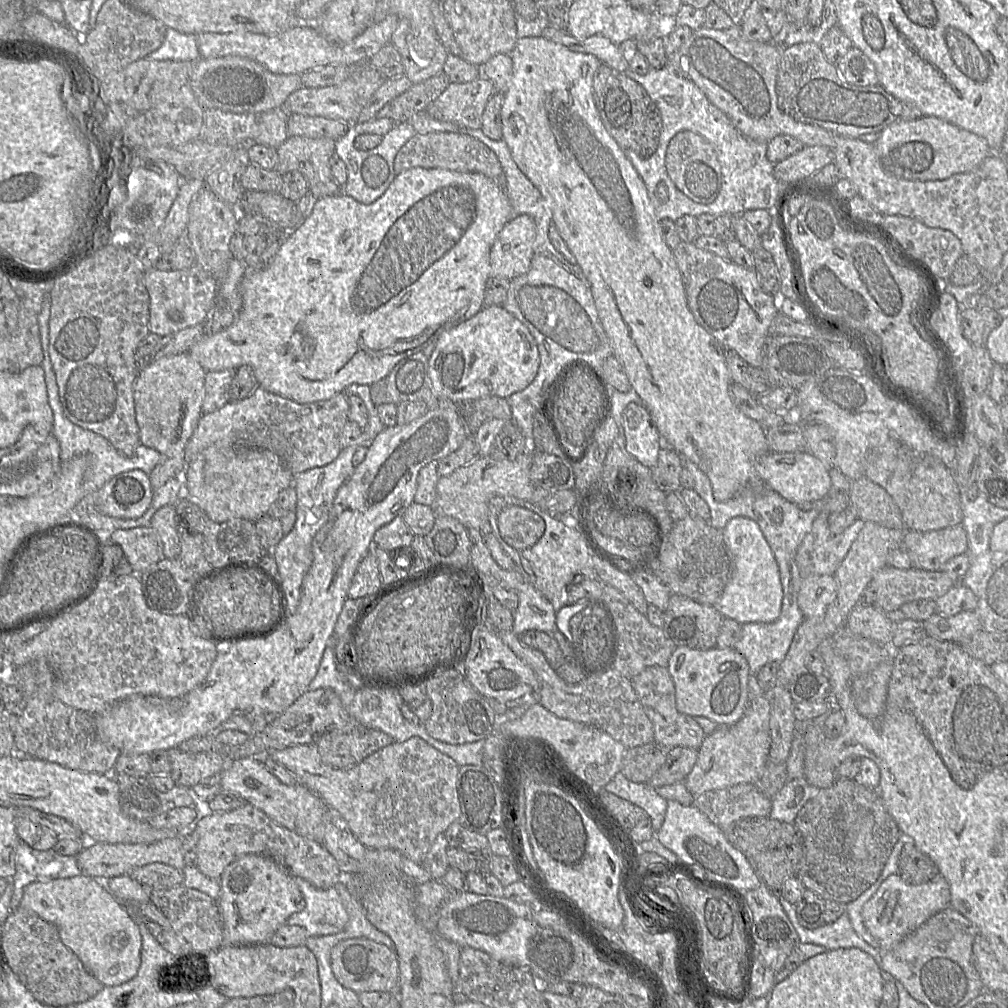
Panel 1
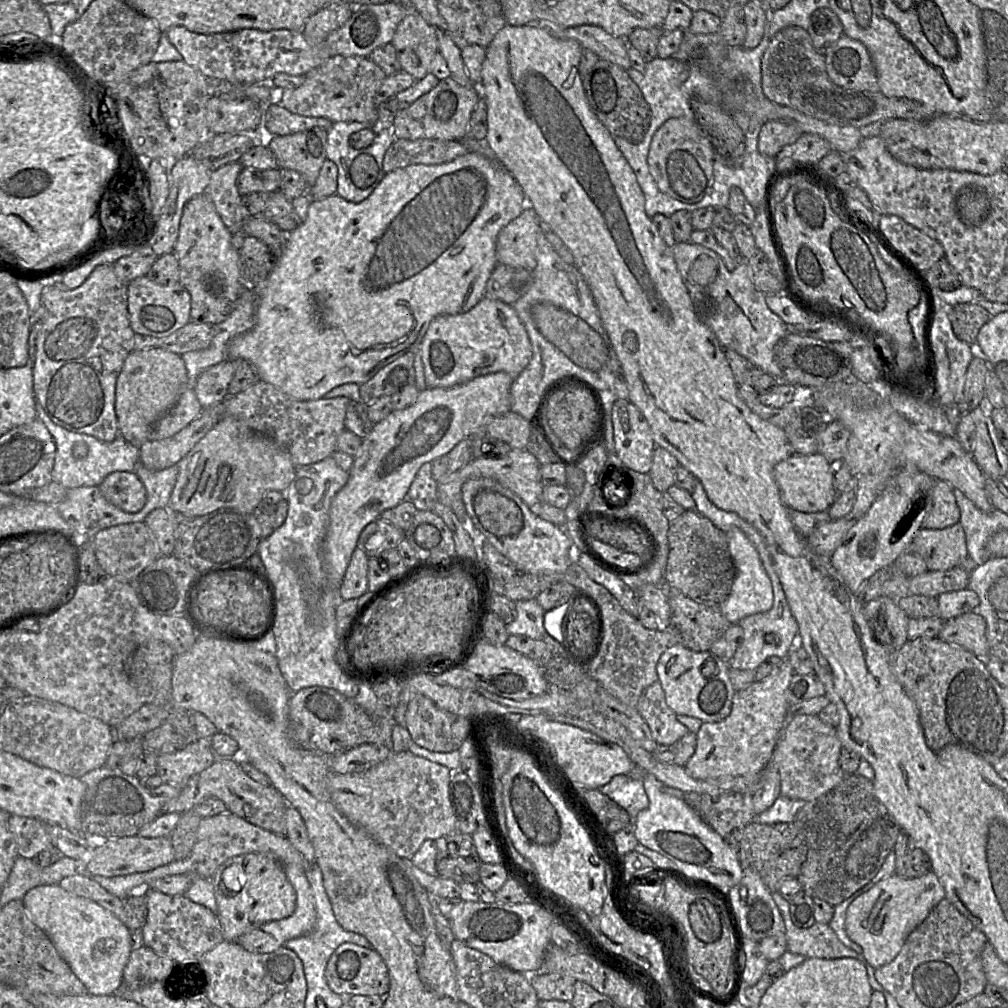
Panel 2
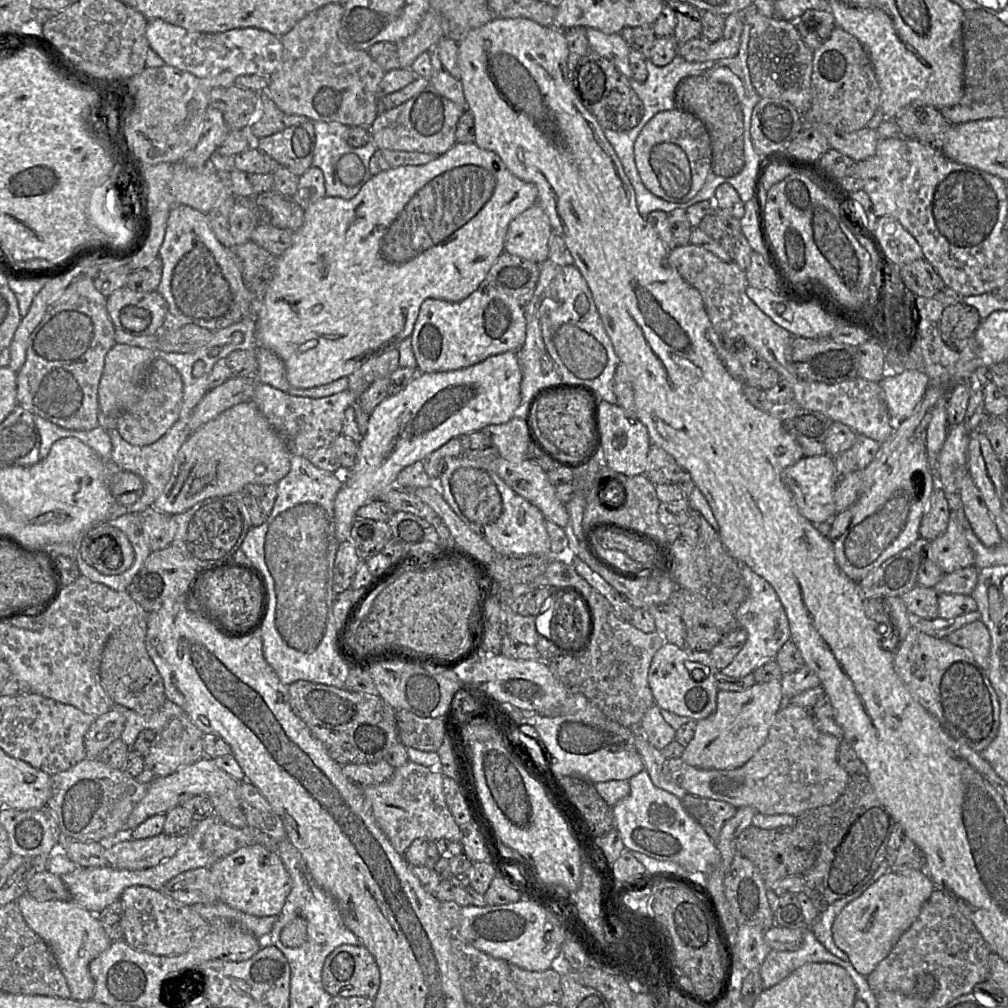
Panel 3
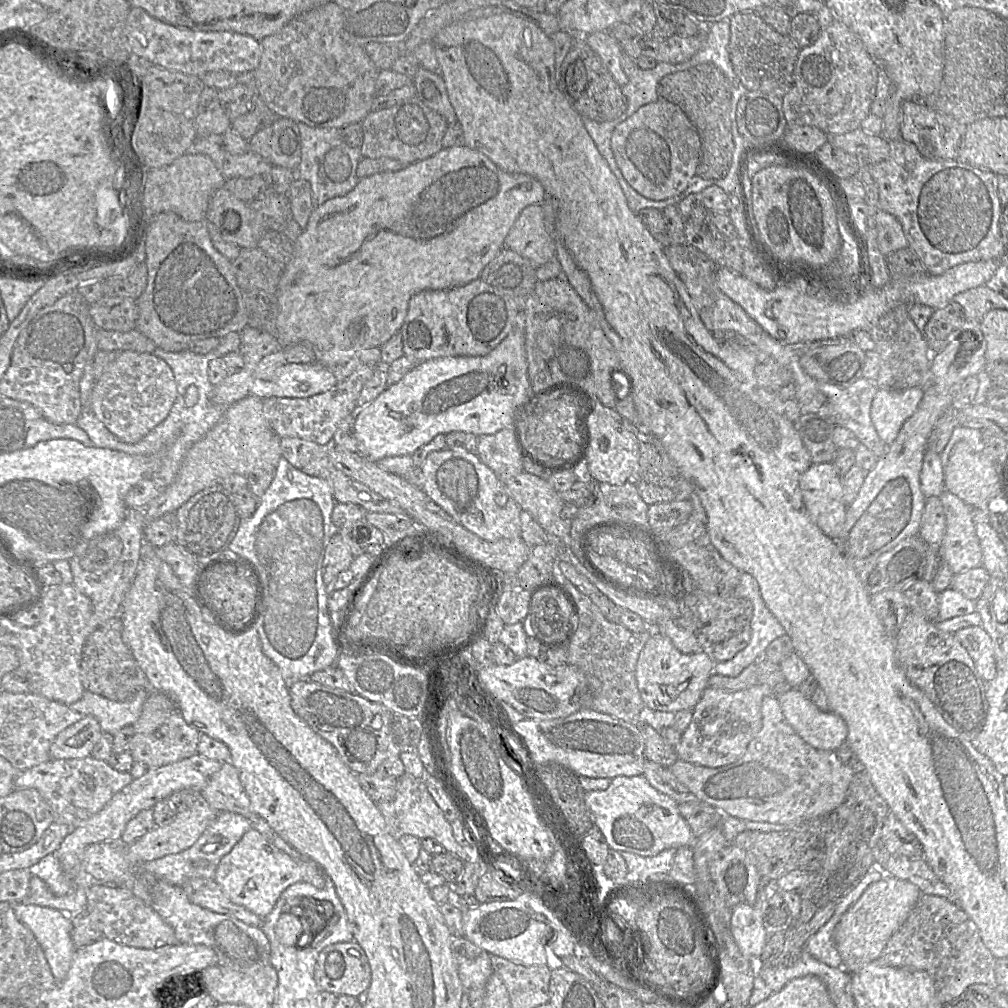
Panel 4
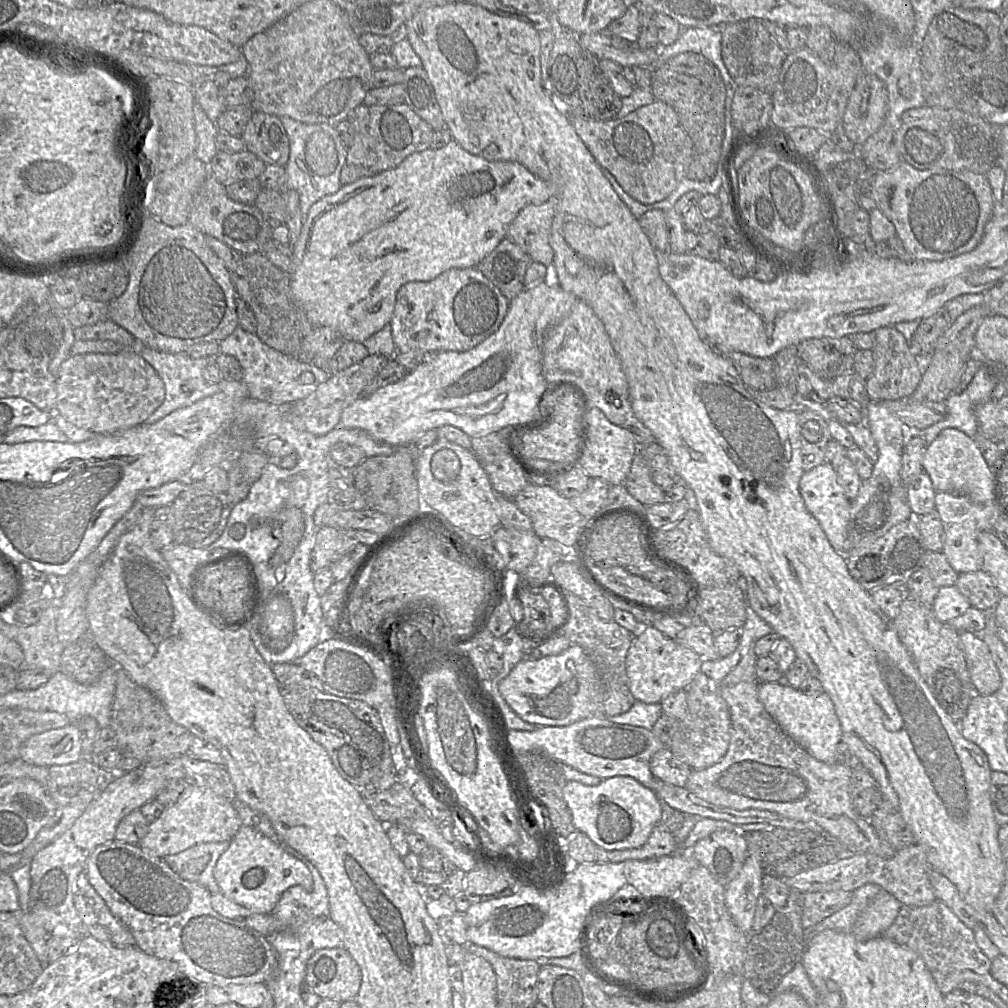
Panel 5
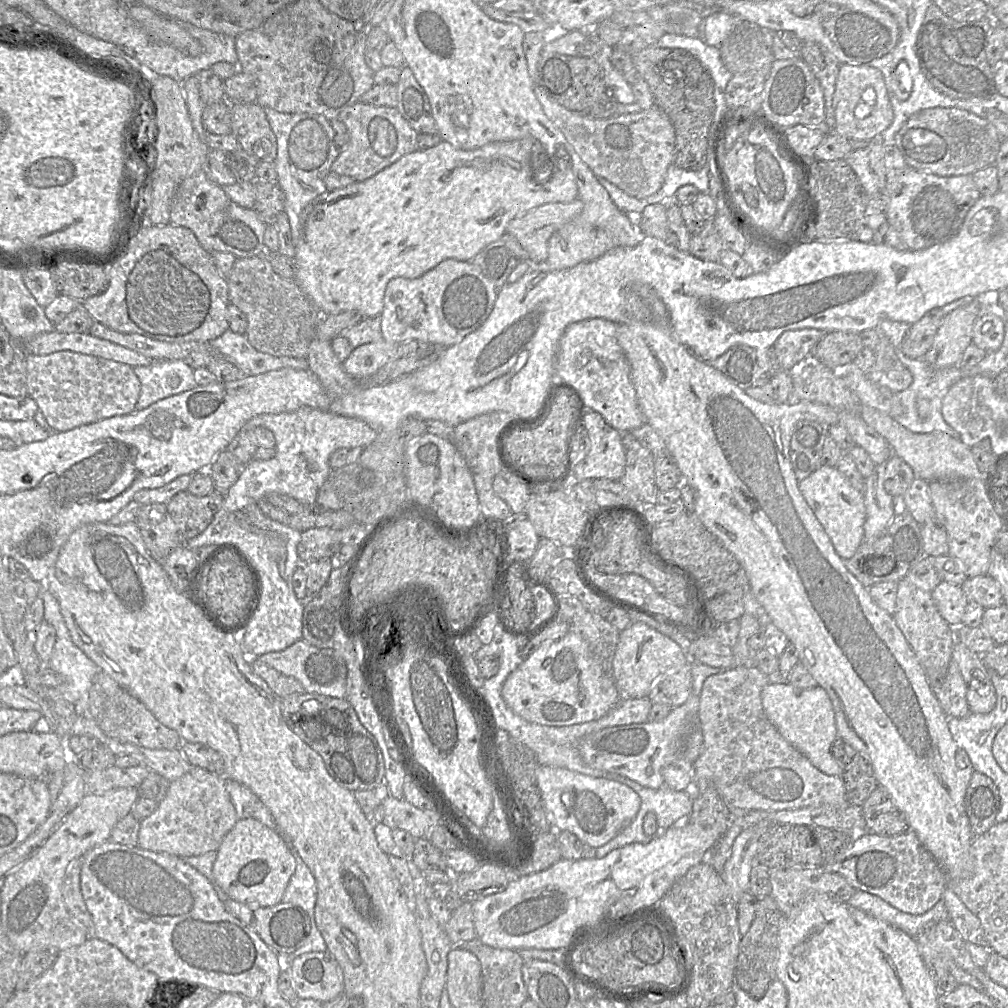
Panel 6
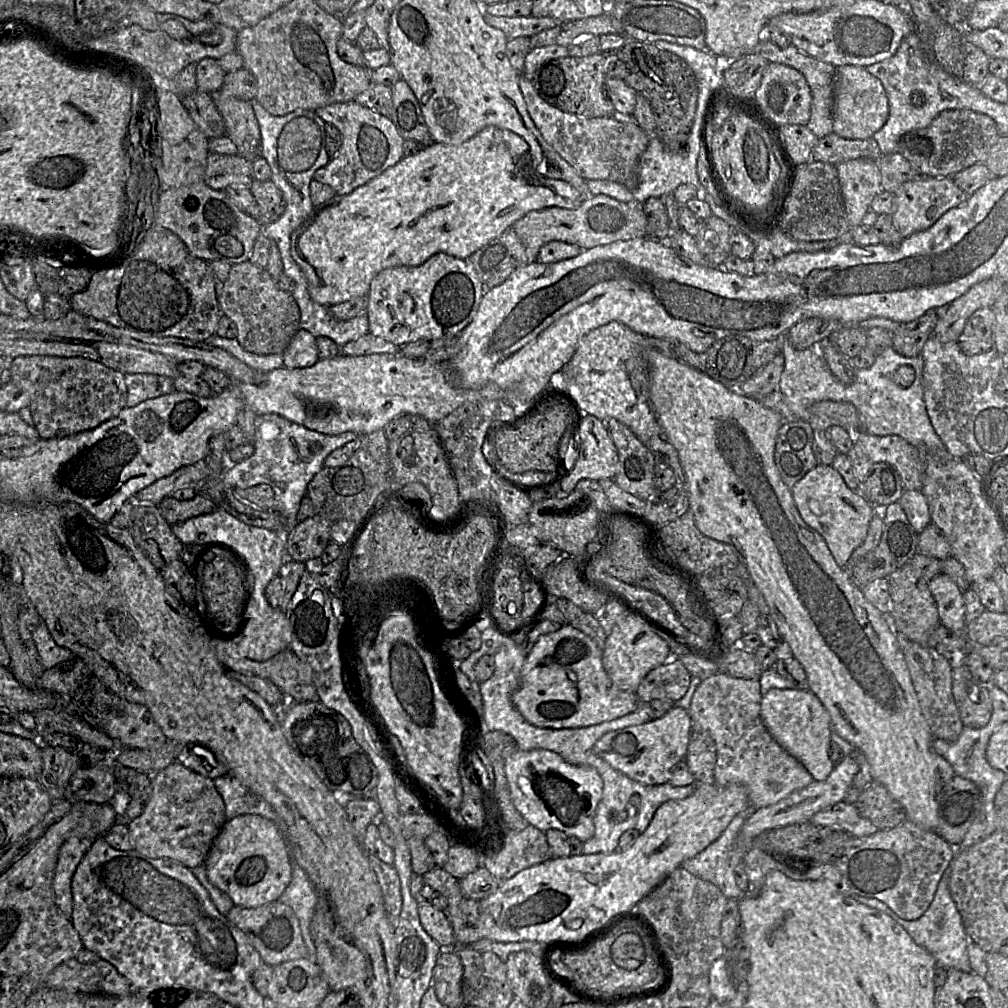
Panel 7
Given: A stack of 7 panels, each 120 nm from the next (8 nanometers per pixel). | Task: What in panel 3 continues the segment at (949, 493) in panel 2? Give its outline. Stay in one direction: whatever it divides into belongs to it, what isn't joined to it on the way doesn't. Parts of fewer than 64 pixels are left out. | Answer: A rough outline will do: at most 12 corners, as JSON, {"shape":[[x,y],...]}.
{"shape":[[937,486],[922,517],[919,537],[933,541],[947,529],[950,512]]}

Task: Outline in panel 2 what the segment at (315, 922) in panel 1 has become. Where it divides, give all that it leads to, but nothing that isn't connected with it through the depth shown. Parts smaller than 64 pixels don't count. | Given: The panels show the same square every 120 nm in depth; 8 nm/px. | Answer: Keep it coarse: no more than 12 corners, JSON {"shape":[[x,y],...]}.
{"shape":[[284,868],[297,894],[287,918],[259,927],[281,943],[311,932],[315,898],[305,870]]}

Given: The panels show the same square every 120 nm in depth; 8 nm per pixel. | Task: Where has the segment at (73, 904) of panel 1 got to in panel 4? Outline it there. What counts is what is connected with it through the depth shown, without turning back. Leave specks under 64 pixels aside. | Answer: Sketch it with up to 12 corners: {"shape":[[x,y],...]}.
{"shape":[[10,904],[40,944],[56,982],[76,952],[67,914]]}

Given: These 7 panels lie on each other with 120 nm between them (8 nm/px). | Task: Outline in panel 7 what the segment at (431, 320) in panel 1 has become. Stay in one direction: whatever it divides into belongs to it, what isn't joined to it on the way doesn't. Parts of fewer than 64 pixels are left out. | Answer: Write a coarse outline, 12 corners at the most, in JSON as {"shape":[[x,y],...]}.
{"shape":[[488,126],[313,206],[290,255],[326,307],[530,211],[575,209]]}

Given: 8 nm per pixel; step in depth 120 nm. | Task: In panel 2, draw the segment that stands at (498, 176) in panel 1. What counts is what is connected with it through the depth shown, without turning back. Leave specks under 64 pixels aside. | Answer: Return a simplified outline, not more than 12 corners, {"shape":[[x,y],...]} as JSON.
{"shape":[[396,140],[385,152],[390,173],[439,165],[470,152],[460,141]]}

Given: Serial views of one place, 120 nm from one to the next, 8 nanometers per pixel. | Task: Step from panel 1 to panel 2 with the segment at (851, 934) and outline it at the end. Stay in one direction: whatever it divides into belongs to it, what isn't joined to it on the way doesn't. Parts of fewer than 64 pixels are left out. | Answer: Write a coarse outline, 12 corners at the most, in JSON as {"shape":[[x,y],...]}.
{"shape":[[772,897],[783,917],[788,951],[807,958],[854,958],[829,923],[797,927],[790,904]]}

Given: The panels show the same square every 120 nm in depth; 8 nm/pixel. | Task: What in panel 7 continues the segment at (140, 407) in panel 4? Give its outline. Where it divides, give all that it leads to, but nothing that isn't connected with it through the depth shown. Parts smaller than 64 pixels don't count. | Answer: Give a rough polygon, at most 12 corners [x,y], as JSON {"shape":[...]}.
{"shape":[[18,356],[41,439],[126,407],[125,375],[90,359]]}

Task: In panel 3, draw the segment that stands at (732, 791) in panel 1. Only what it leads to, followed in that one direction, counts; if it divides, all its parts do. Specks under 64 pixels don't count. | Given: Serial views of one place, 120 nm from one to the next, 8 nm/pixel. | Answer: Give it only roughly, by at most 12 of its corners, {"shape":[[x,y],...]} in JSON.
{"shape":[[687,793],[685,810],[716,842],[738,808]]}

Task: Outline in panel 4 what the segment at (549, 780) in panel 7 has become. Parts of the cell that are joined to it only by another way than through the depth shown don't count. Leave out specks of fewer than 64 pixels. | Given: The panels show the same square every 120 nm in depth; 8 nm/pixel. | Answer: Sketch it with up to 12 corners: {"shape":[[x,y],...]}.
{"shape":[[643,776],[584,803],[610,849],[693,846],[678,803]]}

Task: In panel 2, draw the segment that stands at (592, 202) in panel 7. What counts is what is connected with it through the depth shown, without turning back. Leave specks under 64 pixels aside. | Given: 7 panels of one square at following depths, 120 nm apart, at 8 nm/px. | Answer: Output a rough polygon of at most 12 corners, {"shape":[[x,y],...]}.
{"shape":[[526,206],[498,235],[498,264],[533,271],[542,223]]}

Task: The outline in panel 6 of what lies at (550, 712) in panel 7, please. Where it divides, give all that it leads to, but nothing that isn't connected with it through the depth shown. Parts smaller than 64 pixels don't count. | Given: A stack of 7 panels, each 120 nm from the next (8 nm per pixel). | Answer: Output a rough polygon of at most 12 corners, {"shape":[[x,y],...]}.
{"shape":[[579,635],[546,640],[501,690],[528,722],[598,720],[621,700]]}

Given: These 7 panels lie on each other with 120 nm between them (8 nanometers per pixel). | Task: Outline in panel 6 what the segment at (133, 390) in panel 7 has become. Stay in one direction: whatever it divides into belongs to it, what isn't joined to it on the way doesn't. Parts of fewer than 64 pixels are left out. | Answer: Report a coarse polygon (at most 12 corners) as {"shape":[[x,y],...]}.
{"shape":[[184,360],[135,367],[135,411],[197,386]]}

